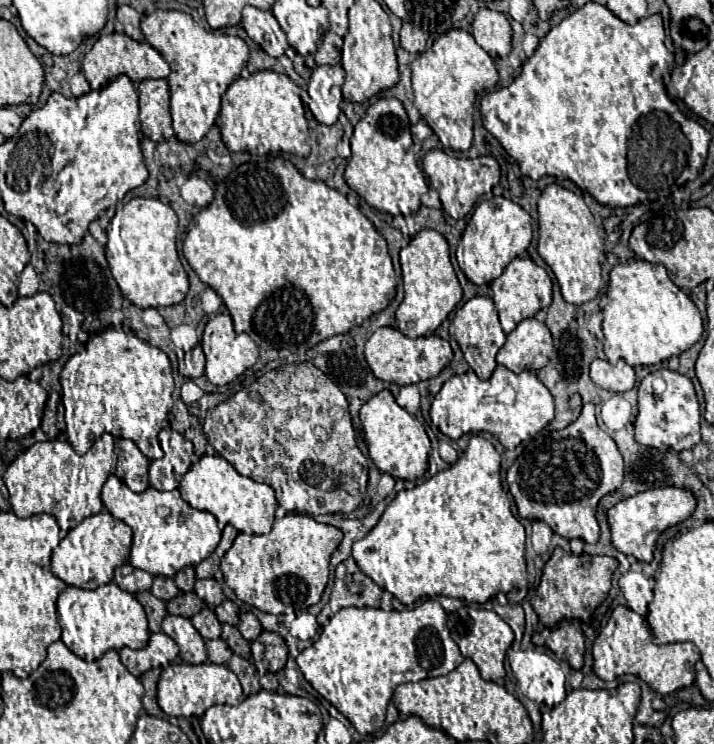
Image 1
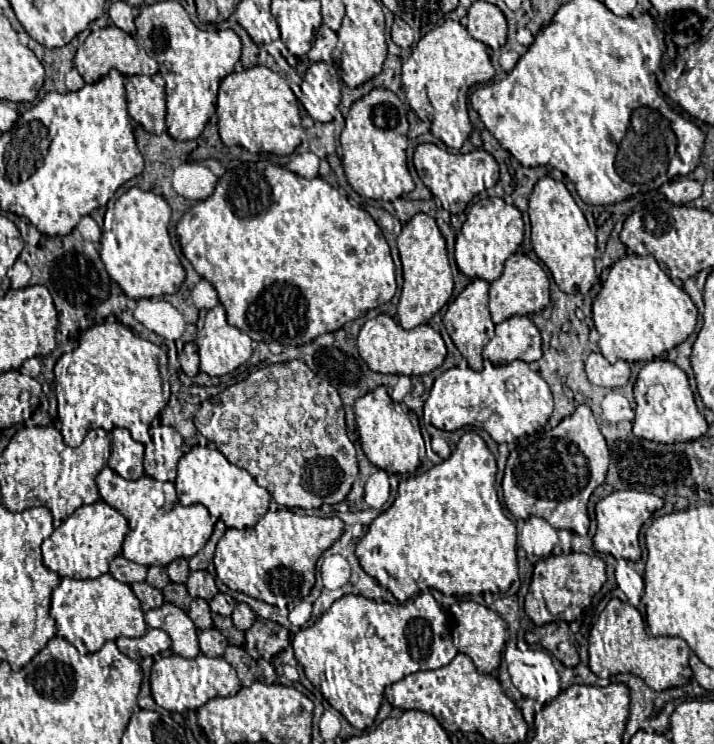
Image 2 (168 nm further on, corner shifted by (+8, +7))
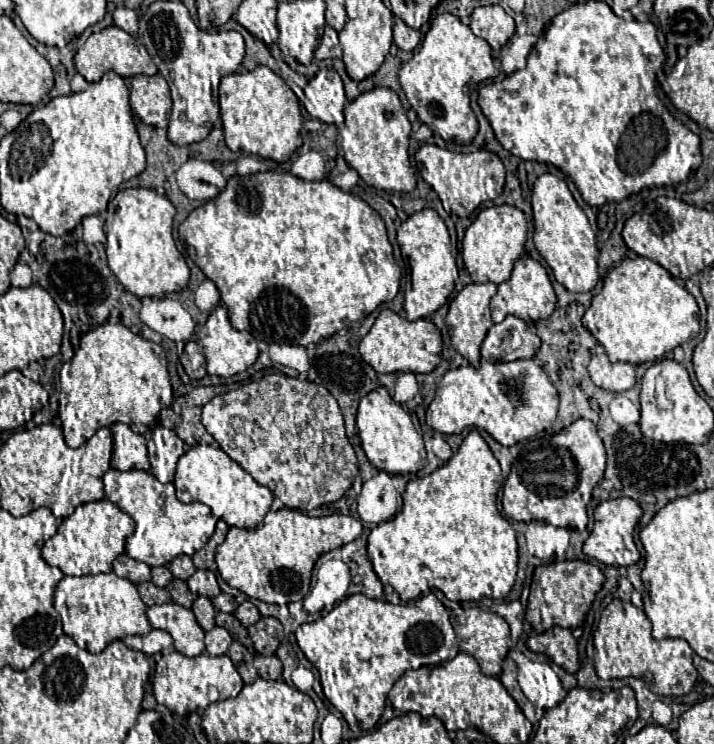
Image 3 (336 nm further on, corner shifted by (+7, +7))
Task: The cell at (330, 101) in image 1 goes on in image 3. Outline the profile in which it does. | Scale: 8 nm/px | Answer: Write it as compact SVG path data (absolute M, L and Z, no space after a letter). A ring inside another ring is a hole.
M333 67L321 69L303 91L315 107L315 119L323 123L333 123L337 127L343 125L343 109L347 99L343 81Z

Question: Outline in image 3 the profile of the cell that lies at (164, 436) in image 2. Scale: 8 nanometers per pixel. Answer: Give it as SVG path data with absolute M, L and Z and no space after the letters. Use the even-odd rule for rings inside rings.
M157 426L147 444L152 474L161 482L174 480L179 458L185 453L185 443L170 429Z

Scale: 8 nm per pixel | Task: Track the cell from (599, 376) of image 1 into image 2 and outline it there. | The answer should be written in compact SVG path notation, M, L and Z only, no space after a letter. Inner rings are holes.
M590 353L586 359L586 373L590 383L600 387L622 387L630 379L630 365L626 361L608 363L600 353Z

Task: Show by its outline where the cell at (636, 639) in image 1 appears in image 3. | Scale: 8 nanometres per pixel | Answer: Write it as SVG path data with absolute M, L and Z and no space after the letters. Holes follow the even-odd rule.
M613 599L601 613L599 627L595 631L595 671L601 679L641 677L659 697L687 695L697 681L693 649L689 643L685 639L653 639L651 623L643 609L621 599Z

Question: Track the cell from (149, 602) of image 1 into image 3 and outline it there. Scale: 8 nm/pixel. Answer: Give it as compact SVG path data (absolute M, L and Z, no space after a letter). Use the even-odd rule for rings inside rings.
M143 581L143 583L139 583L137 589L139 589L139 593L141 593L143 603L149 605L149 607L151 607L151 605L161 605L161 603L167 603L167 601L169 601L169 593L167 593L167 589L157 587L157 585L153 585L151 581Z

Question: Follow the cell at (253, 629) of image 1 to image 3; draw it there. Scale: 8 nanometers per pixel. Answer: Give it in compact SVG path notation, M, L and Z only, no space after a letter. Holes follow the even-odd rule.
M243 601L243 603L237 607L235 617L237 617L245 627L249 627L249 625L253 625L253 623L257 623L257 621L261 619L257 607L255 607L251 601Z

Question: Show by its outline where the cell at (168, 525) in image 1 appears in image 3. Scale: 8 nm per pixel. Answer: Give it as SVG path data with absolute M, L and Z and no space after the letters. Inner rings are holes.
M109 469L103 477L105 497L129 513L135 521L135 531L125 543L125 553L149 567L167 565L177 555L193 555L199 551L215 531L217 519L203 503L181 503L175 497L173 483L159 483L147 471L117 471Z

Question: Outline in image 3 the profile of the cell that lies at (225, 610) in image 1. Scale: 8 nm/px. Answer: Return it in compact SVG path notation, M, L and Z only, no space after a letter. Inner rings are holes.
M221 593L221 595L213 597L211 603L213 603L213 607L217 611L223 611L223 613L233 613L237 609L237 601L231 595L227 595L227 593Z

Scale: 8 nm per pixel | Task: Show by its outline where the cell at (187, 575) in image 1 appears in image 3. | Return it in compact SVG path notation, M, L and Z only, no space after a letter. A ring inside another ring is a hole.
M187 555L175 557L175 559L169 563L169 569L171 569L173 577L183 579L183 581L187 581L187 579L197 571L195 565L193 565L193 561L191 561L191 557L187 557Z

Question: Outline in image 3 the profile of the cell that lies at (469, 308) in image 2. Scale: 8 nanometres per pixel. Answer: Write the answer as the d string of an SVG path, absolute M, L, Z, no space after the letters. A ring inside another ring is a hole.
M469 283L449 303L449 313L445 317L445 323L451 333L451 347L457 349L473 367L479 365L481 341L485 339L487 331L493 325L491 315L489 315L489 301L495 293L497 293L497 285L493 283Z

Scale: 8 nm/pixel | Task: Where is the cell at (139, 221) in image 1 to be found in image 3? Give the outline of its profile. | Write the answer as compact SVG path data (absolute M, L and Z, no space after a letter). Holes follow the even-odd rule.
M123 189L112 198L104 213L107 261L121 285L137 297L155 297L181 291L189 283L189 267L175 247L171 229L175 207L153 189Z

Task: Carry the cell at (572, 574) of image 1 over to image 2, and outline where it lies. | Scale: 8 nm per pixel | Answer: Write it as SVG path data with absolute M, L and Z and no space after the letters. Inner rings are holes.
M568 553L568 555L552 555L540 559L534 567L530 591L526 595L526 615L536 625L546 625L552 621L574 621L582 615L582 611L592 603L592 597L600 591L606 581L606 563L598 555L586 553Z

